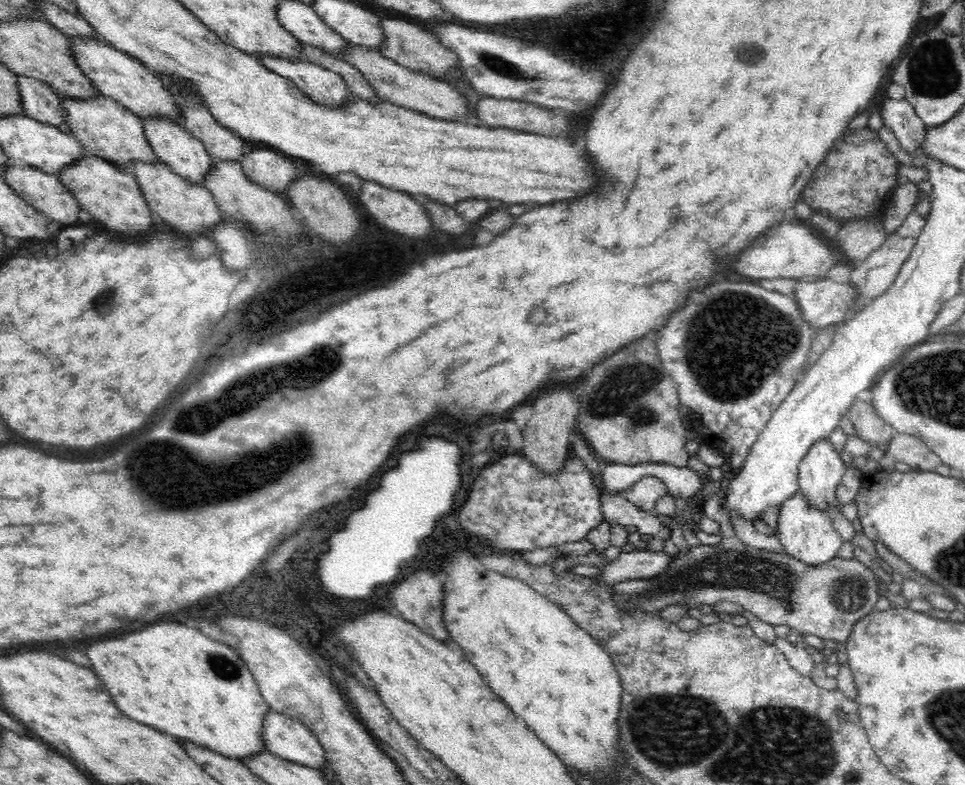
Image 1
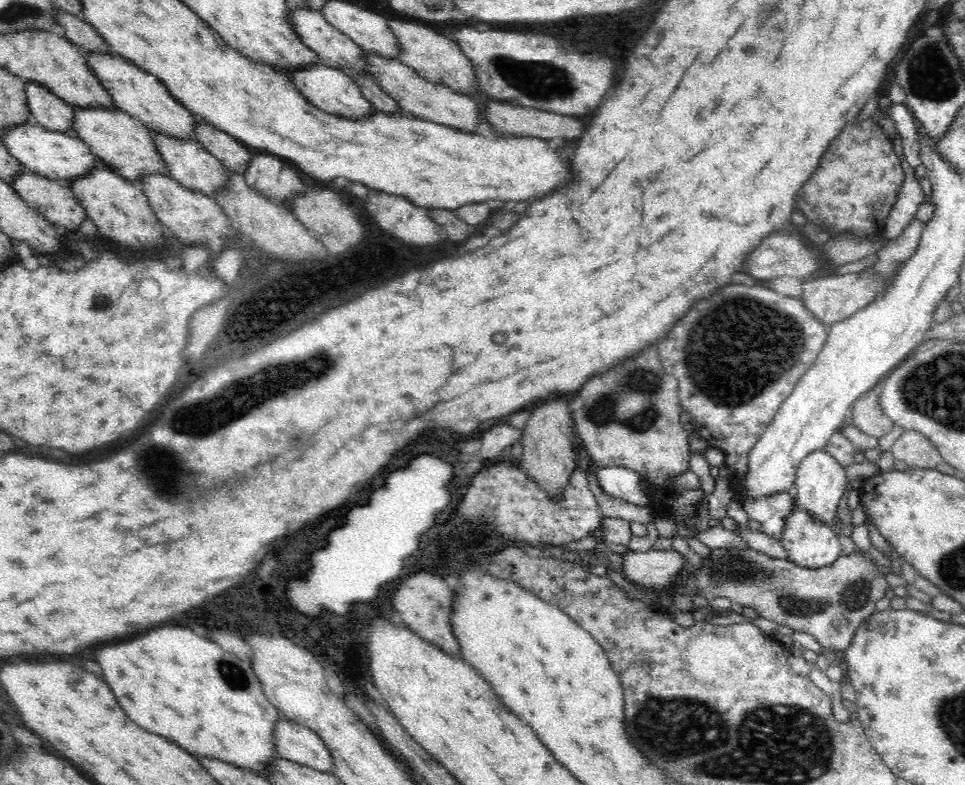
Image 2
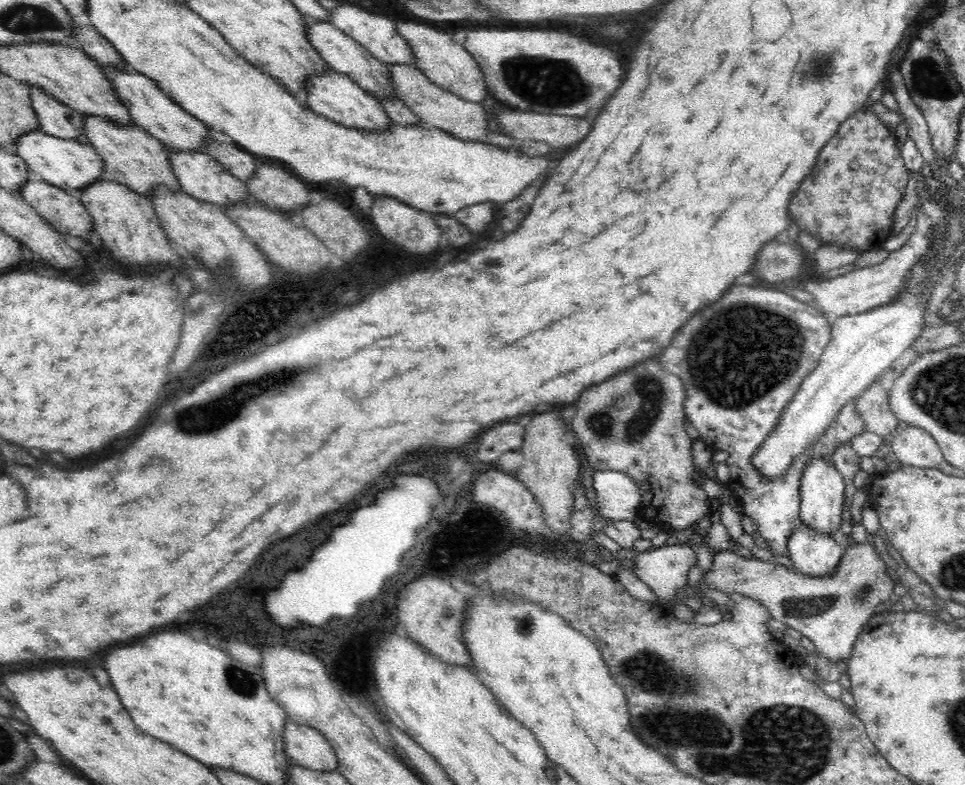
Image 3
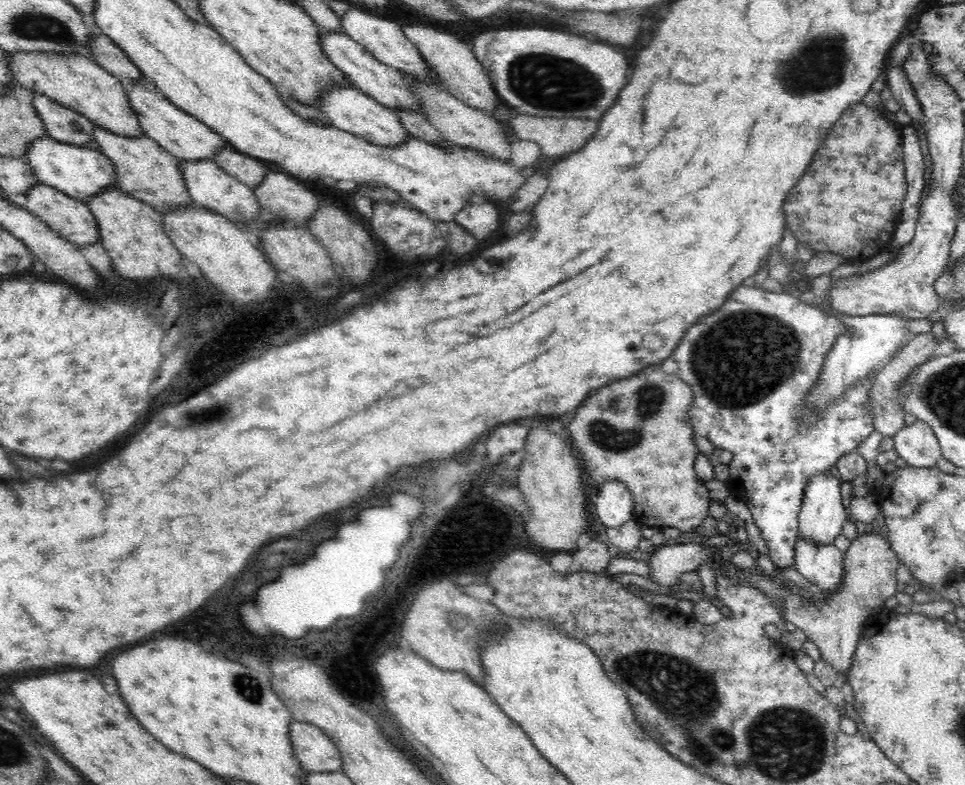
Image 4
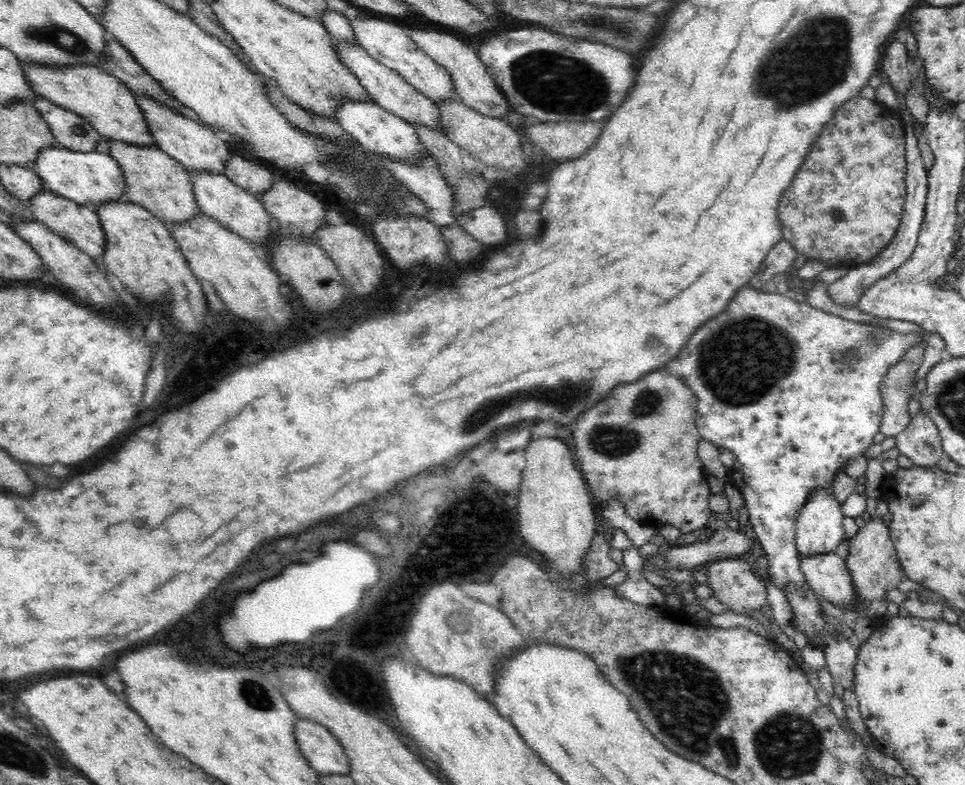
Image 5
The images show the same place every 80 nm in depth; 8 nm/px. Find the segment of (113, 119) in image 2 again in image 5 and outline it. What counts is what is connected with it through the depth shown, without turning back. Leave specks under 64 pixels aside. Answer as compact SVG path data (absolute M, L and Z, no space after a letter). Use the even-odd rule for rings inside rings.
M108 139L109 155L120 165L125 178L127 201L146 207L164 224L183 223L201 212L193 191L191 176L178 160L166 154L158 145L134 145Z

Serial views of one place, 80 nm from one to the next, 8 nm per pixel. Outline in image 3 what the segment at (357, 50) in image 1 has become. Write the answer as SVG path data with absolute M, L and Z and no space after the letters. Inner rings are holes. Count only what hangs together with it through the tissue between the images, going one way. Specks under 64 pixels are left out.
M388 64L391 86L395 92L396 98L399 98L420 117L420 122L428 127L436 127L450 133L454 137L460 137L464 141L482 141L482 143L491 143L487 140L488 116L483 105L472 101L464 100L460 96L452 94L441 86L434 84L422 71L415 66L400 66L398 64Z

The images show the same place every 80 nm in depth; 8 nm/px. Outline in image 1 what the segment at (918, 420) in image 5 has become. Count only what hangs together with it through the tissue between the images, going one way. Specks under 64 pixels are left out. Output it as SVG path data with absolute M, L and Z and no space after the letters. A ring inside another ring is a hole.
M898 433L891 440L887 452L890 452L896 461L910 465L916 471L936 471L936 468L943 464L941 458L916 436Z

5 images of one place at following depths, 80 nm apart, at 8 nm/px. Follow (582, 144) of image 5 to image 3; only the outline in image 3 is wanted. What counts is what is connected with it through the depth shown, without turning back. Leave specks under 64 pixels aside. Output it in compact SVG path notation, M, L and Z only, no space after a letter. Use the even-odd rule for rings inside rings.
M514 108L500 110L495 116L496 124L506 135L548 143L550 150L565 147L570 150L593 129L593 124L582 120L584 117L540 114Z

